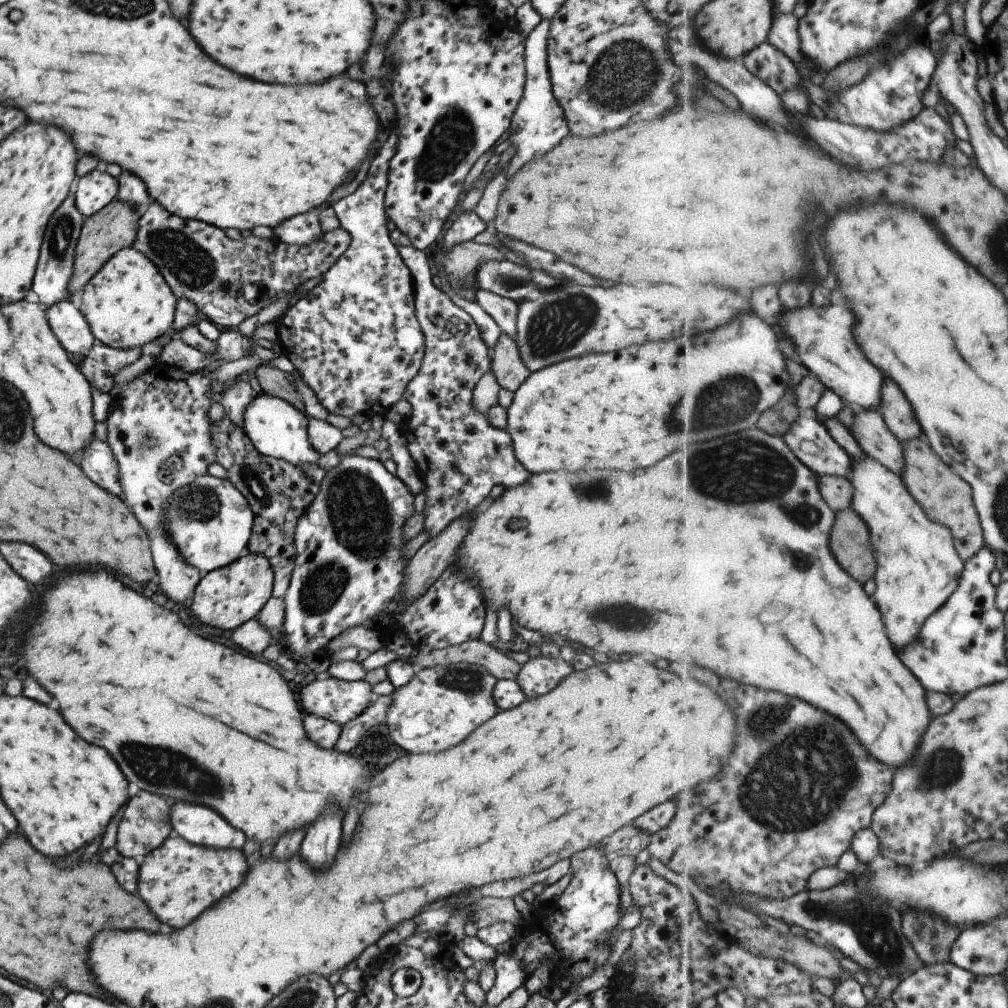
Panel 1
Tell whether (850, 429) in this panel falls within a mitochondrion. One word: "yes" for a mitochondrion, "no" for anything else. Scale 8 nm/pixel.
no

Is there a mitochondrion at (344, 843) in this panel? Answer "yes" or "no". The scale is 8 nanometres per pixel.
no

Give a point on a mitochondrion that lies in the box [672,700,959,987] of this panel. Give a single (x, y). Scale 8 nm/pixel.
(866, 916)

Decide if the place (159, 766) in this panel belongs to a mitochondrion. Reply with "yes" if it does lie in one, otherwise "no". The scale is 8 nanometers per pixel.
yes

